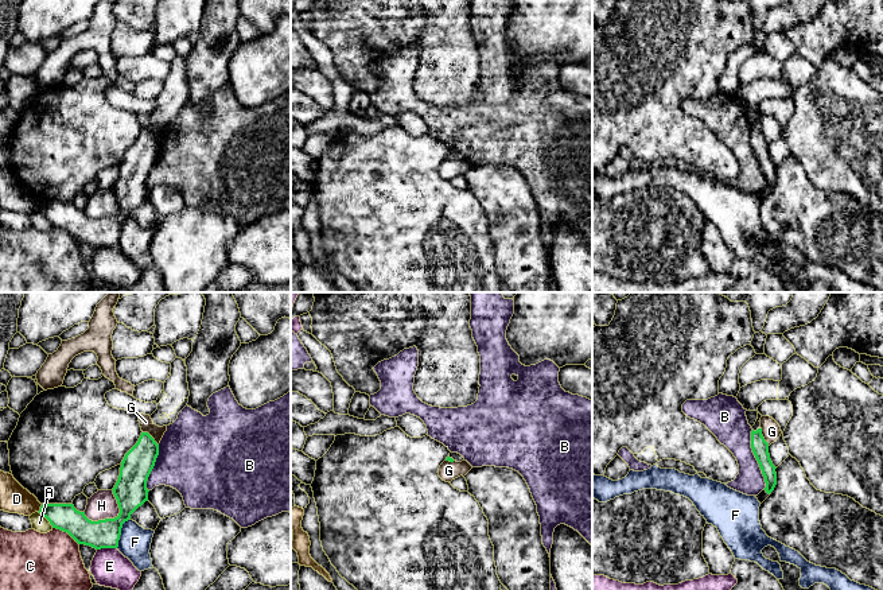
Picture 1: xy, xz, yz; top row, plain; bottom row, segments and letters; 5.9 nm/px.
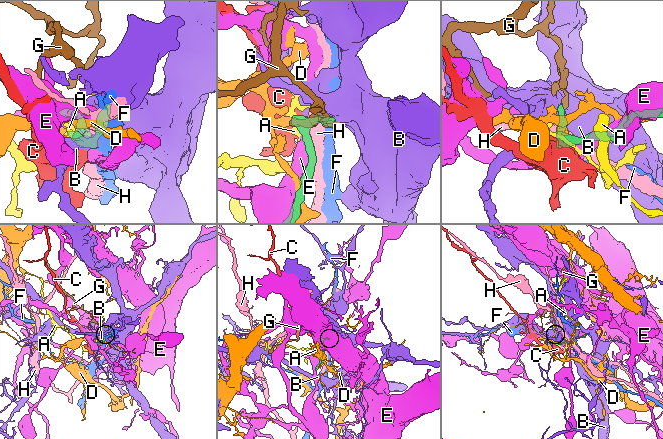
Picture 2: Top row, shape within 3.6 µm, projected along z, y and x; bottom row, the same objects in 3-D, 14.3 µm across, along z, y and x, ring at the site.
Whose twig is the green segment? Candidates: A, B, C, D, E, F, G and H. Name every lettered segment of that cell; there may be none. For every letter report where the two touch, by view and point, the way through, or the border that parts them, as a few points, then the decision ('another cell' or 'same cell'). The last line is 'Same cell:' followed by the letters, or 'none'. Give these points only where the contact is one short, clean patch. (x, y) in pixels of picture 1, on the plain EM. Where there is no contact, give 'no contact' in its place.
A: meets green in xy at (46, 216); border along xy (38, 210), (53, 225); another cell
B: meets green in yz at (757, 158); another cell
C: meets green in xy at (66, 229); border along xy (53, 225), (65, 229), (78, 243); another cell
D: meets green in xy at (41, 206); another cell
E: meets green in xy at (107, 245); another cell
F: meets green in xy at (120, 231); border along xy (129, 216), (123, 222), (116, 245); another cell
G: meets green in yz at (762, 135); border along yz (761, 125), (761, 132), (769, 143); another cell
H: meets green in xy at (117, 214); another cell
Same cell: none

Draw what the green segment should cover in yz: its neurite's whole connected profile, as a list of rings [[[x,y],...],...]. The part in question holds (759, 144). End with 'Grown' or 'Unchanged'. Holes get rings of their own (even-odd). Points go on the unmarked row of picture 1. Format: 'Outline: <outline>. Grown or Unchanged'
Outline: [[[758,110],[758,117],[755,123],[751,125],[751,147],[752,151],[759,162],[759,166],[762,168],[762,172],[765,175],[766,181],[766,191],[771,191],[777,183],[777,171],[775,171],[775,164],[773,163],[769,152],[769,141],[765,139],[762,133],[762,127],[761,127],[761,116],[762,113]]]. Grown

